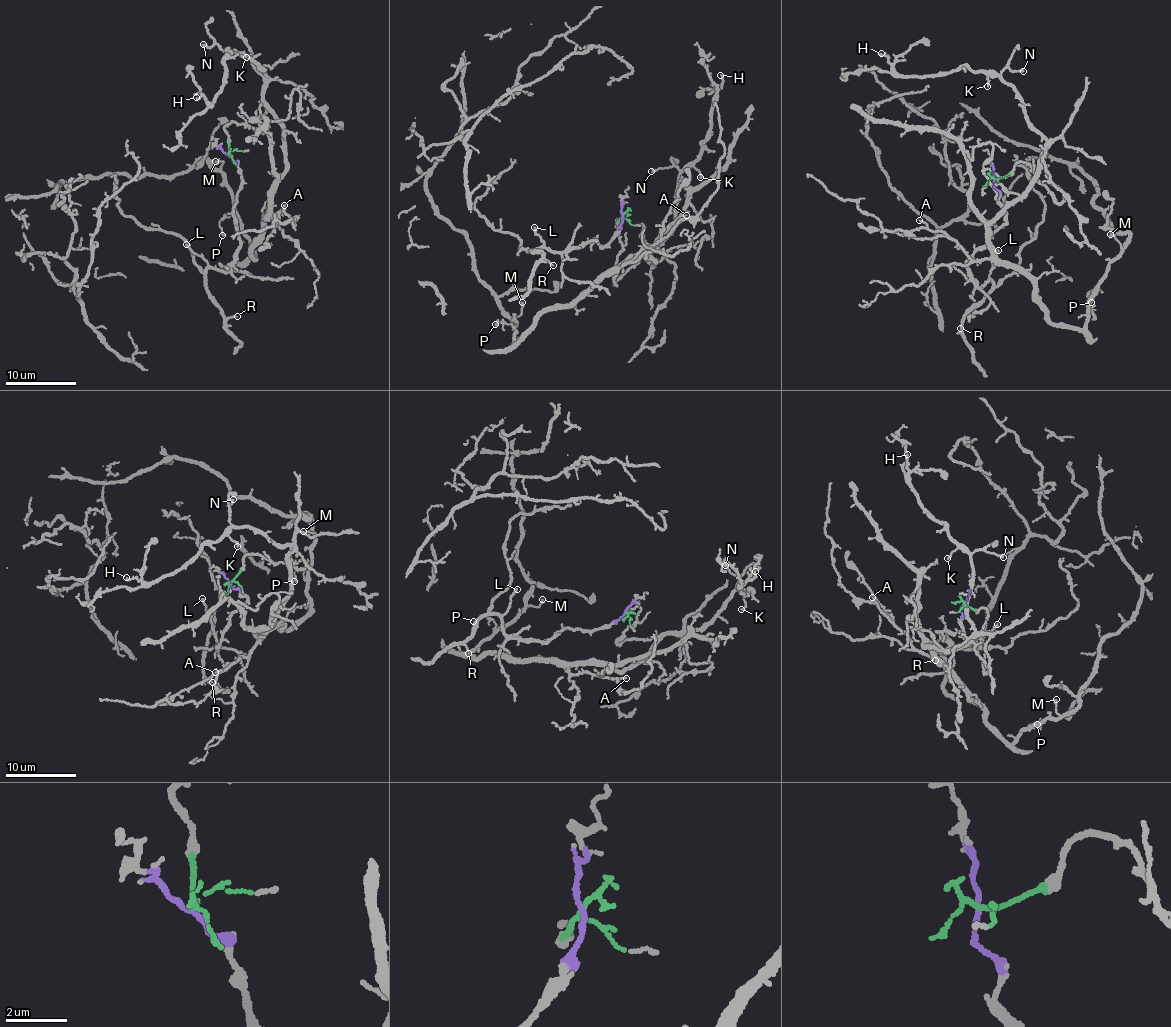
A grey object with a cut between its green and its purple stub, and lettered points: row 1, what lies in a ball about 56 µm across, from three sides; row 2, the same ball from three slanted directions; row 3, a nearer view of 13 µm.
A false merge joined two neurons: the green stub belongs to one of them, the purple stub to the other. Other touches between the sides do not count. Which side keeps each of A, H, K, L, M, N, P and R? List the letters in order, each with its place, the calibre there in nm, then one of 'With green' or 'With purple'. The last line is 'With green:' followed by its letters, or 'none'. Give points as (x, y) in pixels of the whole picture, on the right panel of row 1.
A: Place: (919, 220). Thickness 100 nm. With green
H: Place: (881, 53). Thickness 170 nm. With green
K: Place: (987, 86). Thickness 130 nm. With green
L: Place: (998, 250). Thickness 180 nm. With purple
M: Place: (1110, 234). Thickness 140 nm. With green
N: Place: (1023, 71). Thickness 180 nm. With green
P: Place: (1091, 302). Thickness 130 nm. With green
R: Place: (960, 328). Thickness 130 nm. With purple
With green: A, H, K, M, N, P

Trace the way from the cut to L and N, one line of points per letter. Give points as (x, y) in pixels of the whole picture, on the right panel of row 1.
L: (994, 179), (999, 204), (1005, 213), (1005, 224), (967, 260), (967, 275), (979, 287), (989, 280), (998, 249)
N: (994, 179), (1031, 164), (1061, 203), (1063, 190), (1042, 165), (1045, 138), (1000, 75), (1006, 67), (1023, 71)

